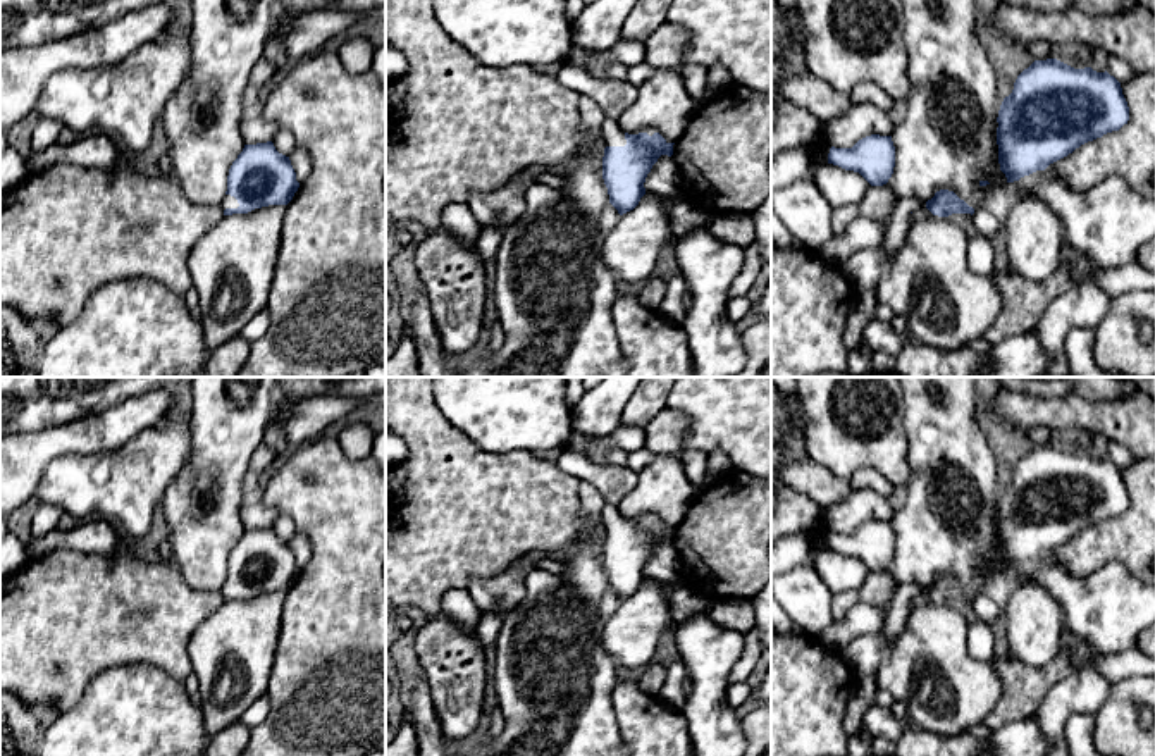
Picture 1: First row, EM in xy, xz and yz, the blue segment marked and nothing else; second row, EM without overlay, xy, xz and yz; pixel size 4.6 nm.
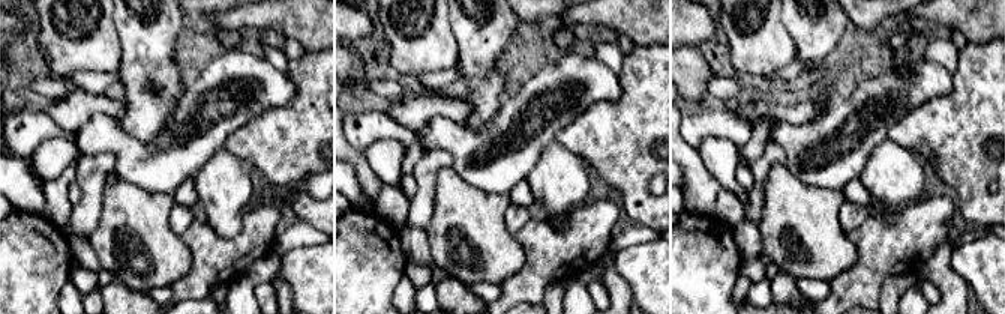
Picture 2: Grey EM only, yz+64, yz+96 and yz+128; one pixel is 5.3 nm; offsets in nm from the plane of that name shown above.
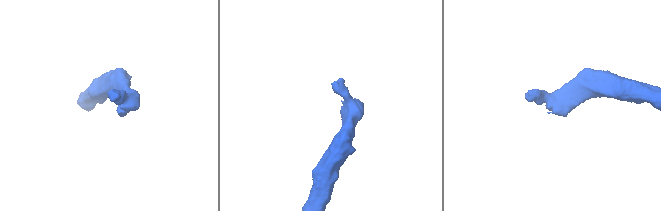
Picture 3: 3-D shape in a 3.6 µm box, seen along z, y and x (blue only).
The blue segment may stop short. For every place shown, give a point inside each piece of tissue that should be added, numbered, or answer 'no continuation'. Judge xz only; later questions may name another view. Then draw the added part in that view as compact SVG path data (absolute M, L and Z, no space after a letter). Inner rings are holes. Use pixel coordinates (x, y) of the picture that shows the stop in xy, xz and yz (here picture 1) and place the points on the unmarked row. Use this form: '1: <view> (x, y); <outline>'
1: xz (613, 520); M606 503L602 508L602 527L606 532L625 532L625 517L618 510L618 506Z

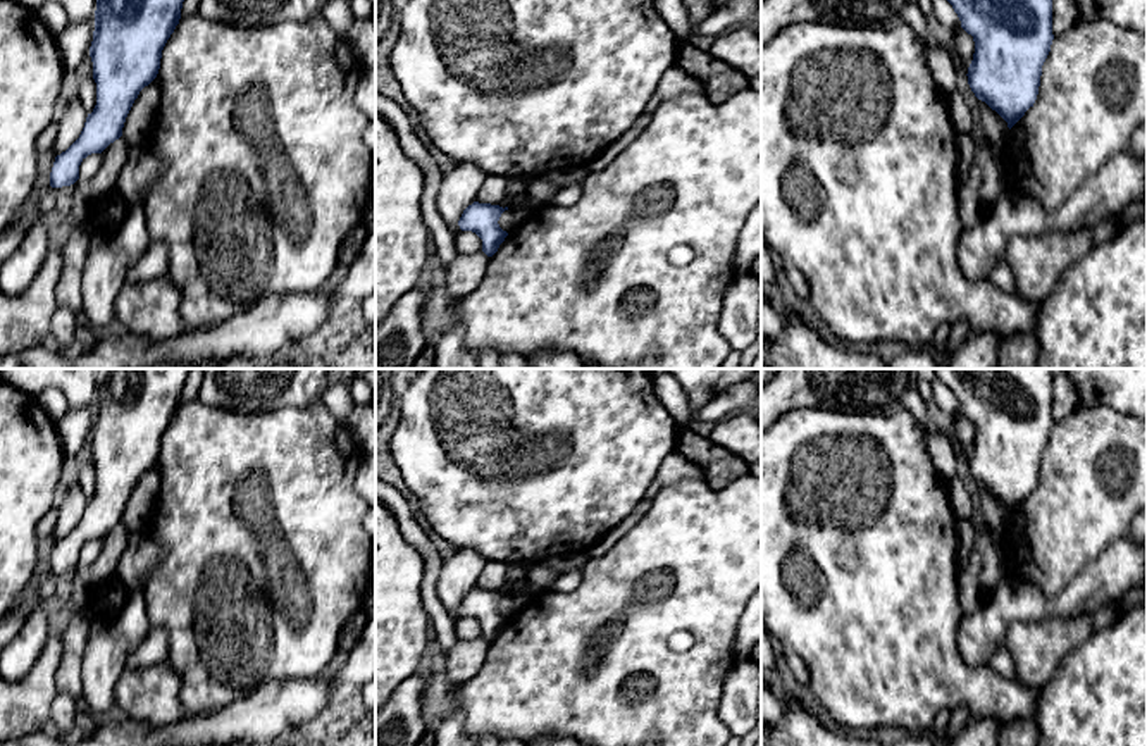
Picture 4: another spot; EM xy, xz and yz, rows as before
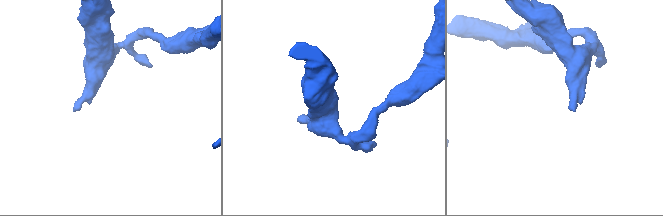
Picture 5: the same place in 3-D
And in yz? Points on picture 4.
no continuation

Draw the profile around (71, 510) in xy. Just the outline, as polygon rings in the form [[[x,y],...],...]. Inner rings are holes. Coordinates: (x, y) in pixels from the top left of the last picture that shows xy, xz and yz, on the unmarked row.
[[[78,484],[65,493],[65,498],[59,507],[59,519],[52,536],[53,543],[65,538],[79,524],[86,503],[88,500]]]

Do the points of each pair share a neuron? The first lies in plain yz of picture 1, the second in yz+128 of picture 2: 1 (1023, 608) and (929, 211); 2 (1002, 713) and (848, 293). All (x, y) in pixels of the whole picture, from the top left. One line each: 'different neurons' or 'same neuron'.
1: different neurons
2: same neuron

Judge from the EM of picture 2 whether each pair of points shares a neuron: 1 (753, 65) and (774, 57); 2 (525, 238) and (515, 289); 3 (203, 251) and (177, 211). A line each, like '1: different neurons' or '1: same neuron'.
1: same neuron
2: same neuron
3: different neurons

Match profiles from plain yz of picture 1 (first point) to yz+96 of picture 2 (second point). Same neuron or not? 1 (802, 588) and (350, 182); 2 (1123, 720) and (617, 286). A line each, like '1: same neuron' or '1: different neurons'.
1: same neuron
2: different neurons

